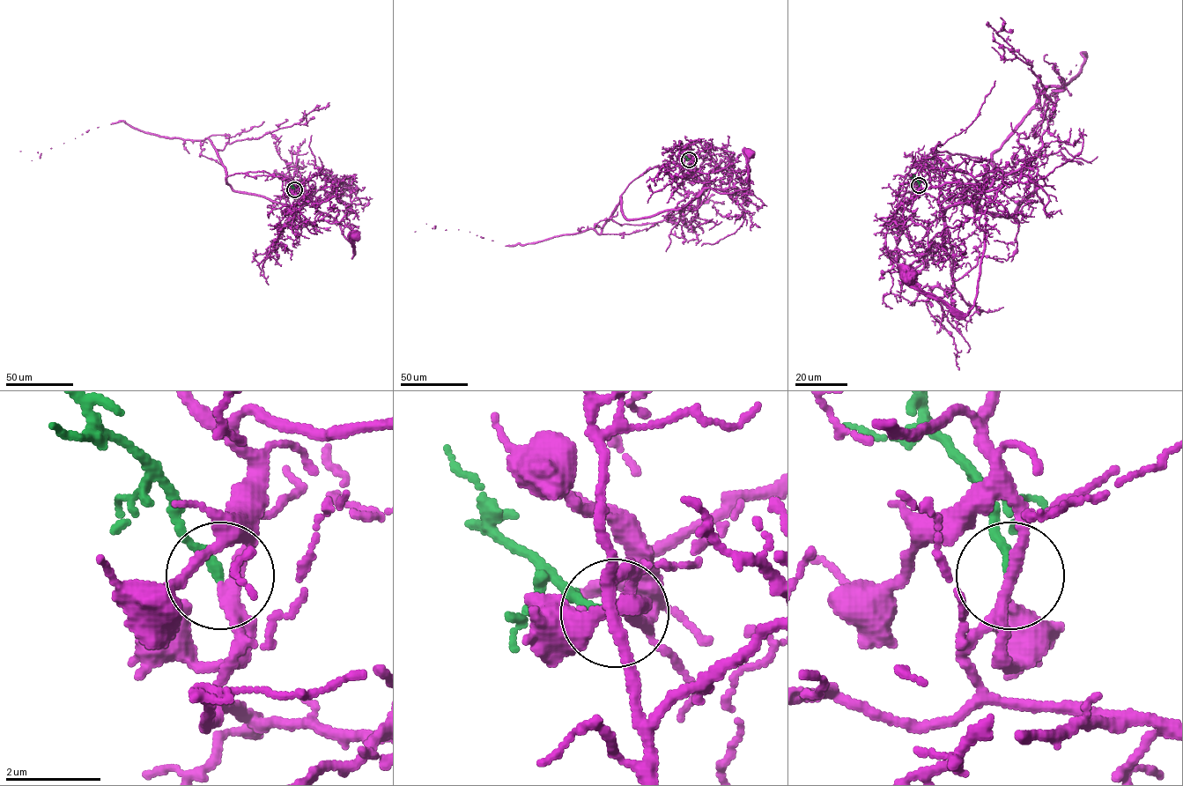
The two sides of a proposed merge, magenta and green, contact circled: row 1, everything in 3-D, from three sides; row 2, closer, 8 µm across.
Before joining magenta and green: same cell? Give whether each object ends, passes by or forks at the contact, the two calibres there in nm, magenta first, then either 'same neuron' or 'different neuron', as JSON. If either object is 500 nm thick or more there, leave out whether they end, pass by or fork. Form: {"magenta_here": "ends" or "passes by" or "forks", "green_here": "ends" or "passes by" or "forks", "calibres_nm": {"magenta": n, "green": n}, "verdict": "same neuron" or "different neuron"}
{"magenta_here": "forks", "green_here": "ends", "calibres_nm": {"magenta": 200, "green": 200}, "verdict": "same neuron"}

